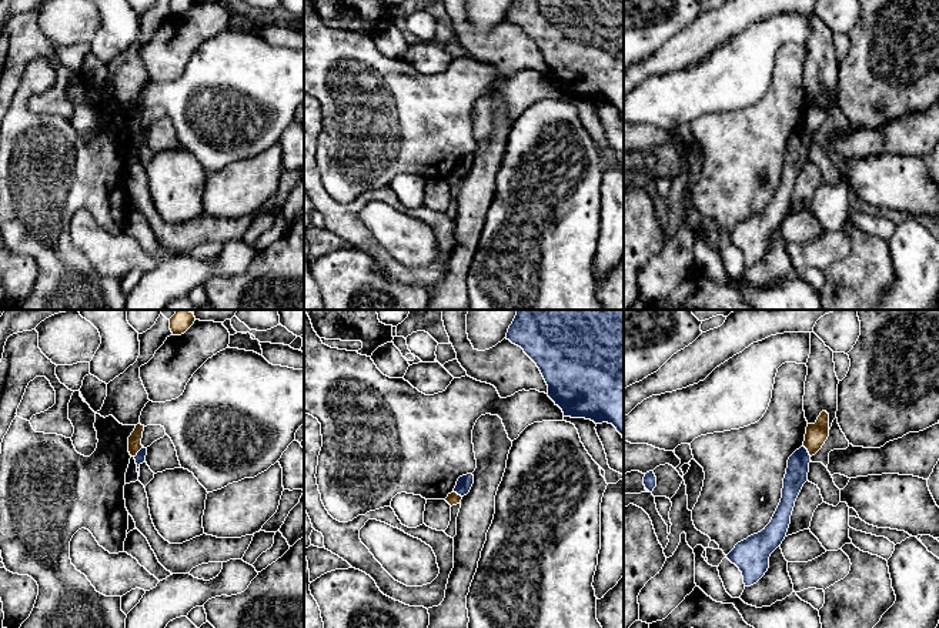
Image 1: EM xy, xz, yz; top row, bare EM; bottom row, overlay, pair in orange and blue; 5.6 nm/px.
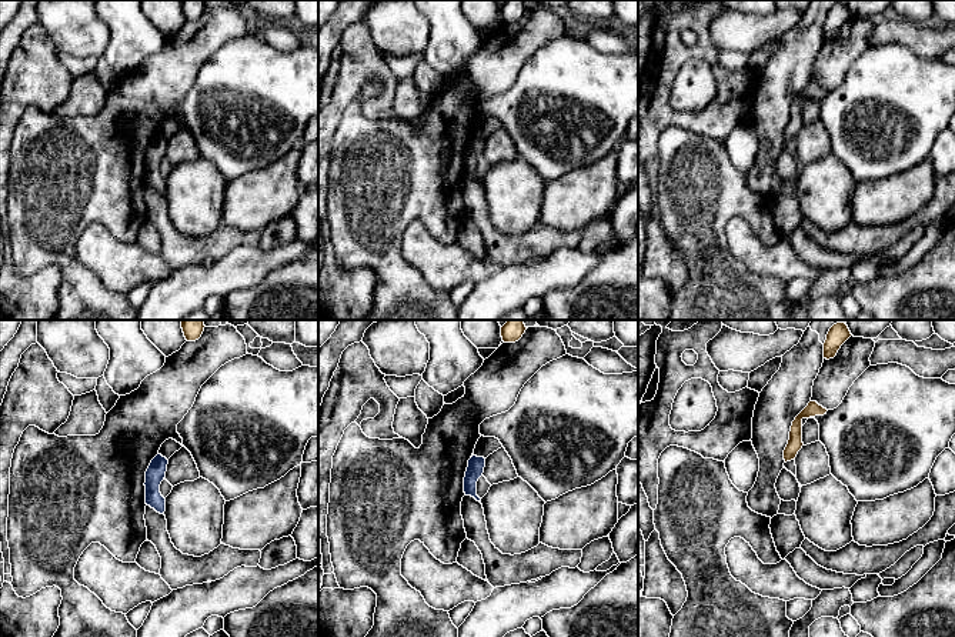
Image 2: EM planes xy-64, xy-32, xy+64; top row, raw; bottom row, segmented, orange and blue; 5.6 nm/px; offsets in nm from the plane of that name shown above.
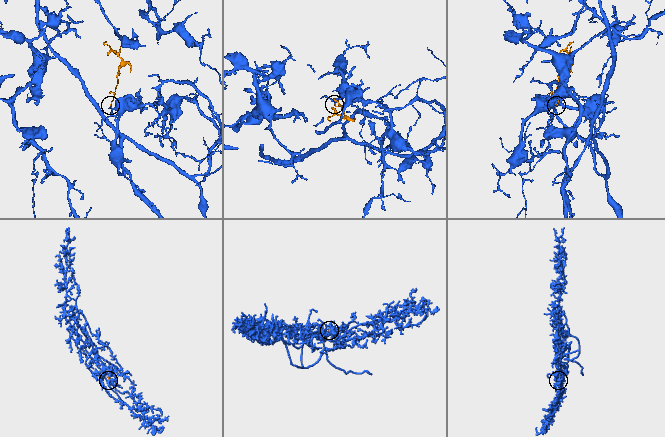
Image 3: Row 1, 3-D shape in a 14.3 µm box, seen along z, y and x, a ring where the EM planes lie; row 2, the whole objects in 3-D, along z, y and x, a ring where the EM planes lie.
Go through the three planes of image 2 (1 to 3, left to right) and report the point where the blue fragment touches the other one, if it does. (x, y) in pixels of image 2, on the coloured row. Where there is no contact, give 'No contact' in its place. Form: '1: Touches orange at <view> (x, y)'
1: No contact
2: No contact
3: No contact

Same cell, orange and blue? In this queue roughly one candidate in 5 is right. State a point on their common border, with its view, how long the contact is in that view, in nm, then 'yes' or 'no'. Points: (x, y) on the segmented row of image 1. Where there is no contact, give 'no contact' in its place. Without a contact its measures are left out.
meets orange in yz at (808, 451); contact 80 nm long; no

